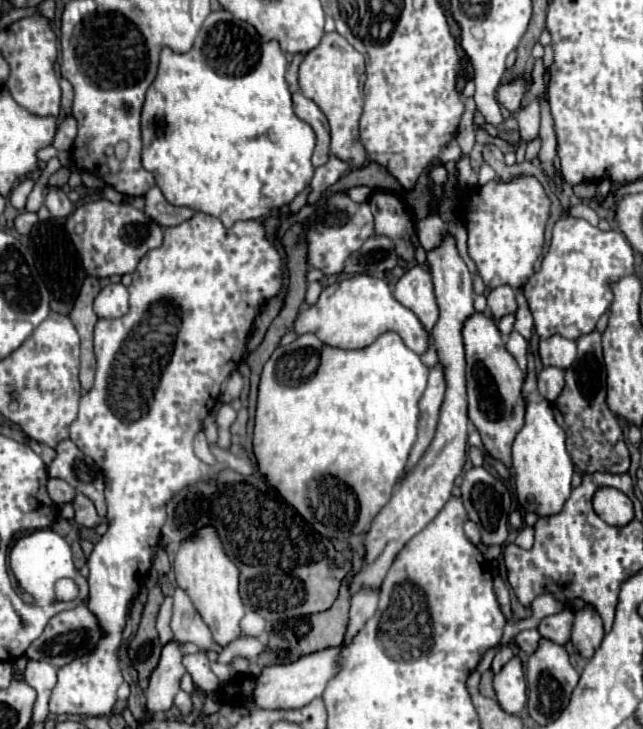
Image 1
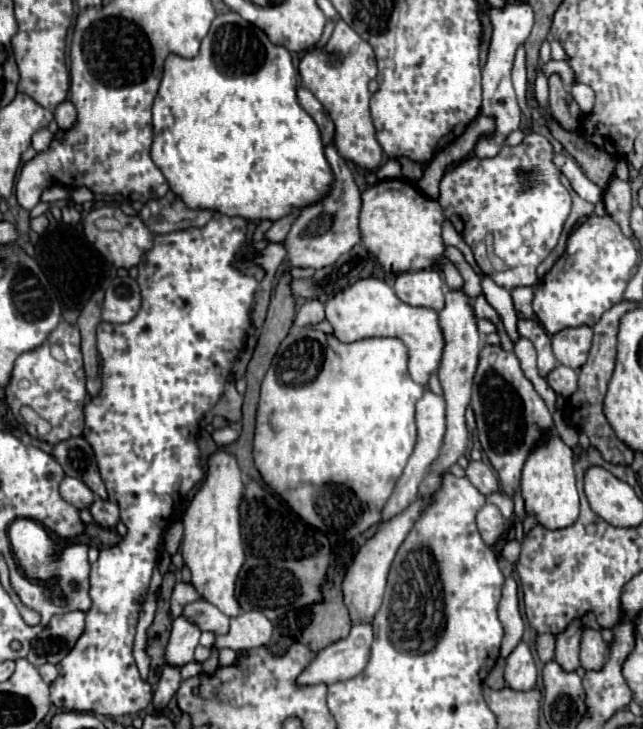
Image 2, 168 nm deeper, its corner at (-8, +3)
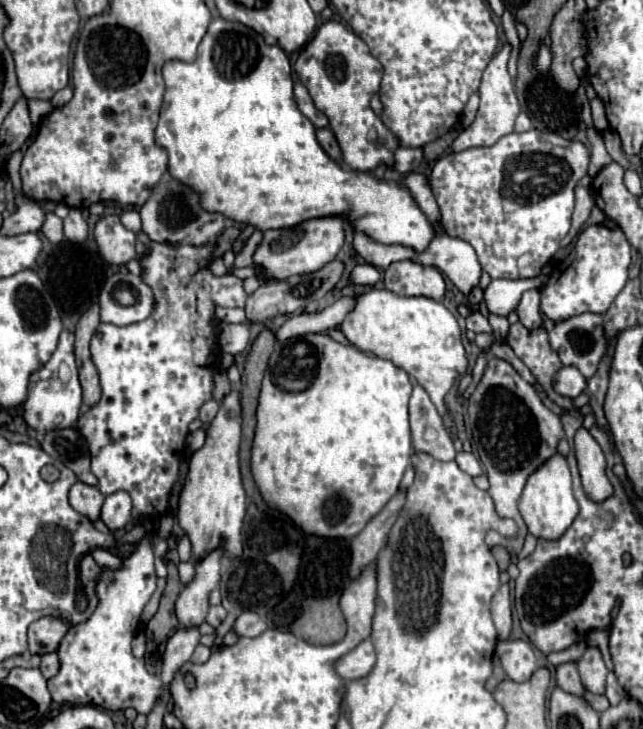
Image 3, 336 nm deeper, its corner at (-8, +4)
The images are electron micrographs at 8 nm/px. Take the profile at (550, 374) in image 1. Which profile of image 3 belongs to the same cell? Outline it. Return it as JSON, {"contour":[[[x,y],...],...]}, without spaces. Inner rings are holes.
{"contour":[[[562,366],[556,374],[554,374],[554,390],[560,394],[560,396],[566,396],[566,398],[576,398],[578,394],[584,392],[584,386],[586,386],[586,378],[580,374],[580,370],[576,368],[566,368]]]}

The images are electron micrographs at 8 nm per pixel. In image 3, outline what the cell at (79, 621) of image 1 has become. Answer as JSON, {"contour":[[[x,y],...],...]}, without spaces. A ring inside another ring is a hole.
{"contour":[[[44,616],[40,620],[36,620],[30,628],[28,628],[28,648],[30,654],[50,654],[56,652],[62,638],[66,636],[66,632],[72,628],[70,622],[64,622],[56,616]]]}

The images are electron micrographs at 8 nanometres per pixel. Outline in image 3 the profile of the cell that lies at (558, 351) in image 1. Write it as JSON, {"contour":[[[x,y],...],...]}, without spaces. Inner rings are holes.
{"contour":[[[580,314],[568,322],[558,322],[550,332],[550,346],[564,366],[576,366],[590,378],[606,352],[602,316]]]}

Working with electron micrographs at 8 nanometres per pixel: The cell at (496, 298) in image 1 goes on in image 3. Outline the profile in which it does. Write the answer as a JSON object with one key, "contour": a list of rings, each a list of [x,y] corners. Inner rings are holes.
{"contour":[[[532,288],[532,290],[526,290],[522,294],[522,300],[516,308],[516,314],[520,318],[520,322],[528,328],[536,328],[536,326],[542,326],[542,314],[540,314],[540,294],[538,294],[538,288]]]}

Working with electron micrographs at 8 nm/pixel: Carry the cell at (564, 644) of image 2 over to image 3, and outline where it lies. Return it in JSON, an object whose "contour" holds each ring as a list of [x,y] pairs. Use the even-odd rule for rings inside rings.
{"contour":[[[566,662],[566,664],[560,664],[556,666],[556,680],[558,680],[558,686],[572,692],[572,694],[580,694],[584,692],[584,686],[580,682],[580,676],[578,676],[578,668],[576,668],[576,662]]]}

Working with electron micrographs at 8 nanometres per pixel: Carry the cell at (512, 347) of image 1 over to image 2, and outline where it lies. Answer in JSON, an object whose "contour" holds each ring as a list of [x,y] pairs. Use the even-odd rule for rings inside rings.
{"contour":[[[488,275],[482,277],[482,293],[486,297],[486,301],[496,309],[496,313],[500,315],[502,323],[504,323],[504,329],[508,333],[508,337],[512,341],[518,339],[518,331],[516,331],[516,311],[514,311],[514,305],[512,305],[512,295],[508,289],[502,289],[498,287]]]}

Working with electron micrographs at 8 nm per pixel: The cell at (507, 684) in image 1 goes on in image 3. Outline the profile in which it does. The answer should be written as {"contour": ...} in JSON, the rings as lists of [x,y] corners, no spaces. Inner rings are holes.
{"contour":[[[504,640],[496,646],[496,654],[502,660],[502,668],[514,682],[528,682],[536,672],[536,654],[524,640]]]}

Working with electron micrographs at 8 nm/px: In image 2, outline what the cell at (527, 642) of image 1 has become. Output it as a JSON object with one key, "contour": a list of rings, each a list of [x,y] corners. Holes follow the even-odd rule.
{"contour":[[[538,635],[536,645],[538,645],[538,657],[542,663],[548,663],[554,659],[554,643],[556,639],[552,635]]]}

